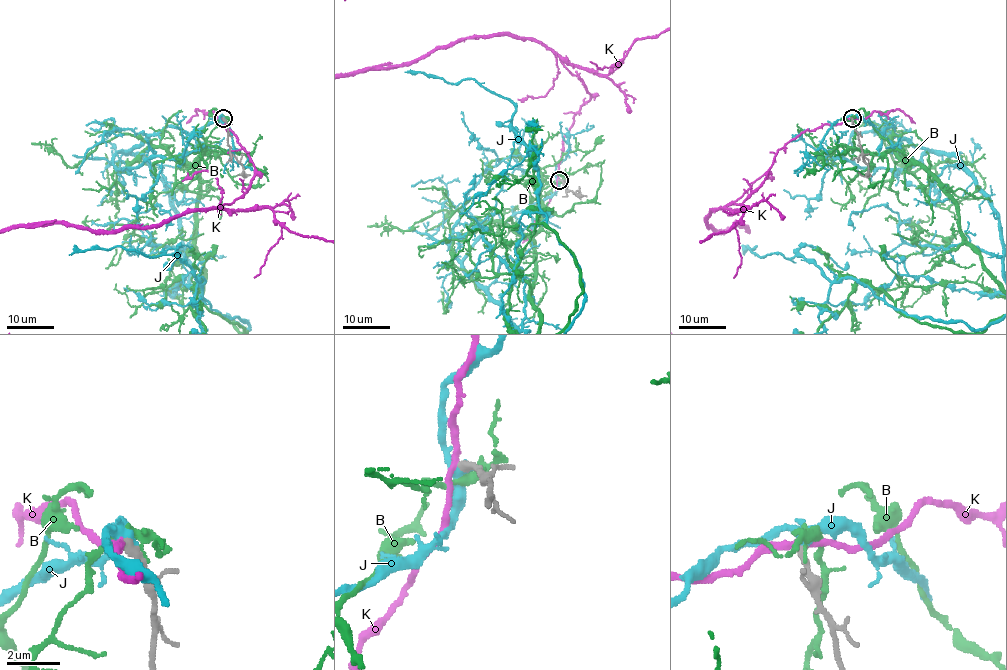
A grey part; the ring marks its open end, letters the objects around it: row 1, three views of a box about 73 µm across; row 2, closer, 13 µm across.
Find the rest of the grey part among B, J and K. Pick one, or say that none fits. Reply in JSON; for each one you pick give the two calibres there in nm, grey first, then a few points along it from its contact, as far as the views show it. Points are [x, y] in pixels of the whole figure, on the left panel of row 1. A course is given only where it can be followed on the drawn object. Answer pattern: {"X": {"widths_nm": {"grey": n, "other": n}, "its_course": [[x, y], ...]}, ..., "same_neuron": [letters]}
{"J": {"widths_nm": {"grey": 360, "other": 400}}, "same_neuron": ["J"]}

